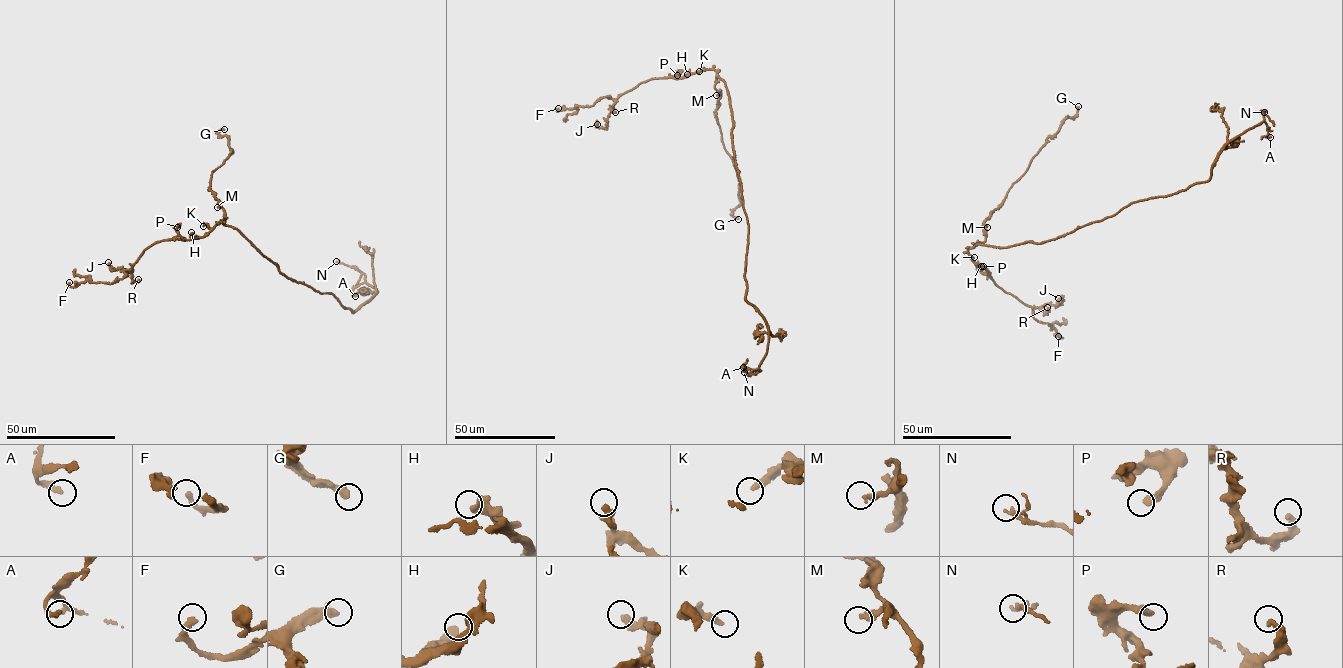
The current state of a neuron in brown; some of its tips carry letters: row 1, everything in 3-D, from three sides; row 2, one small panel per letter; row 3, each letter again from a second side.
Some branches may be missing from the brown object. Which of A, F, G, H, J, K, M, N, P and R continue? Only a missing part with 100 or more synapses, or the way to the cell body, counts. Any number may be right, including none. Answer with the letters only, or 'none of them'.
none of them

